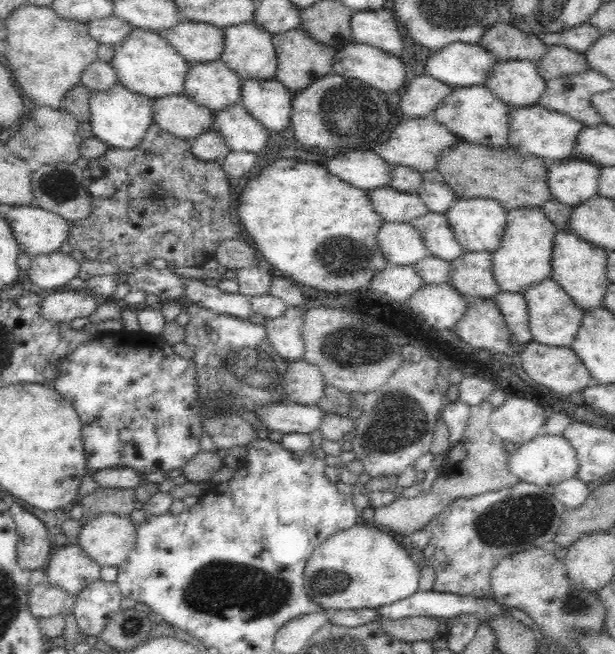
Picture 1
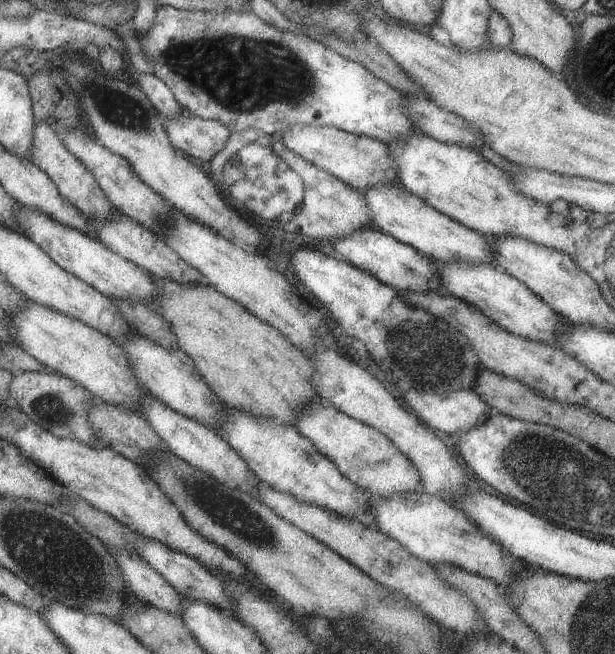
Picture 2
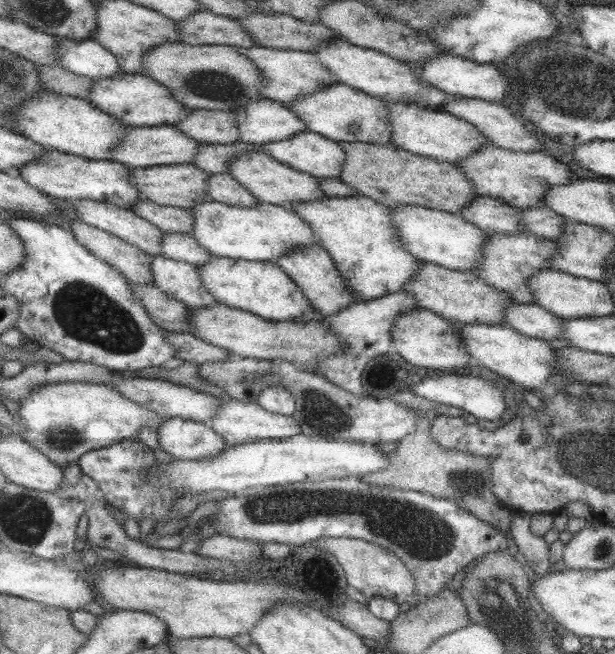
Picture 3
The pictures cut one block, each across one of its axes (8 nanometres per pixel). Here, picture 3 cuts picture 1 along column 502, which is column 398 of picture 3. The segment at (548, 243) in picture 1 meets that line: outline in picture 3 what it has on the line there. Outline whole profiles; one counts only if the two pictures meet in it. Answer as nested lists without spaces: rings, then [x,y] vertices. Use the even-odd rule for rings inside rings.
[[[357,194],[345,198],[325,196],[321,200],[293,204],[289,210],[293,210],[303,220],[303,224],[307,224],[317,240],[317,246],[327,250],[335,270],[341,278],[345,278],[347,290],[359,296],[361,302],[401,292],[403,284],[415,278],[421,260],[415,260],[401,248],[397,232],[393,232],[391,226],[391,208]]]

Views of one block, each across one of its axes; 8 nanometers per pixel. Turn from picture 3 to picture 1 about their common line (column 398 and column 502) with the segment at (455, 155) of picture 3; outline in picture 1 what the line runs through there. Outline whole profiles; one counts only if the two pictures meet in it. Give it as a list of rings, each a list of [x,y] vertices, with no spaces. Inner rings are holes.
[[[484,84],[480,86],[460,86],[454,88],[434,110],[434,118],[438,124],[444,124],[452,134],[456,134],[466,144],[478,144],[486,148],[508,148],[508,104],[492,94],[492,90]]]

